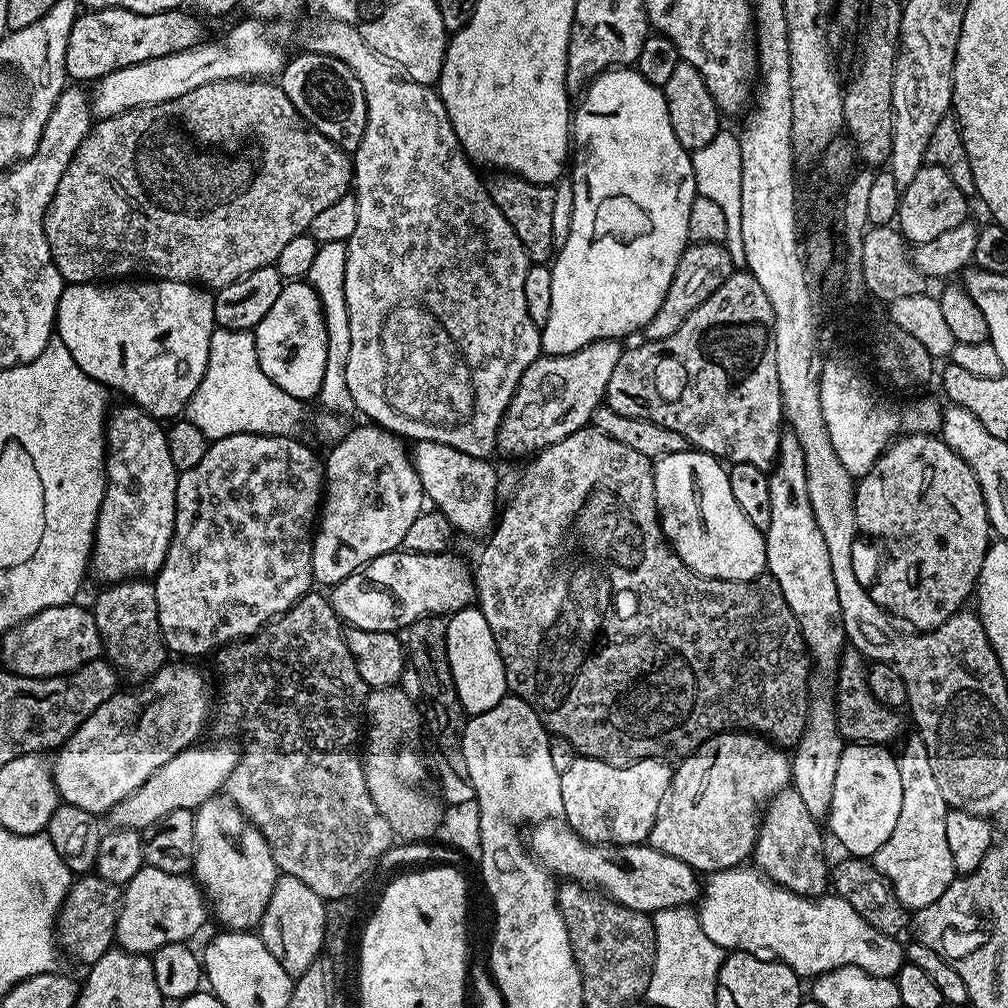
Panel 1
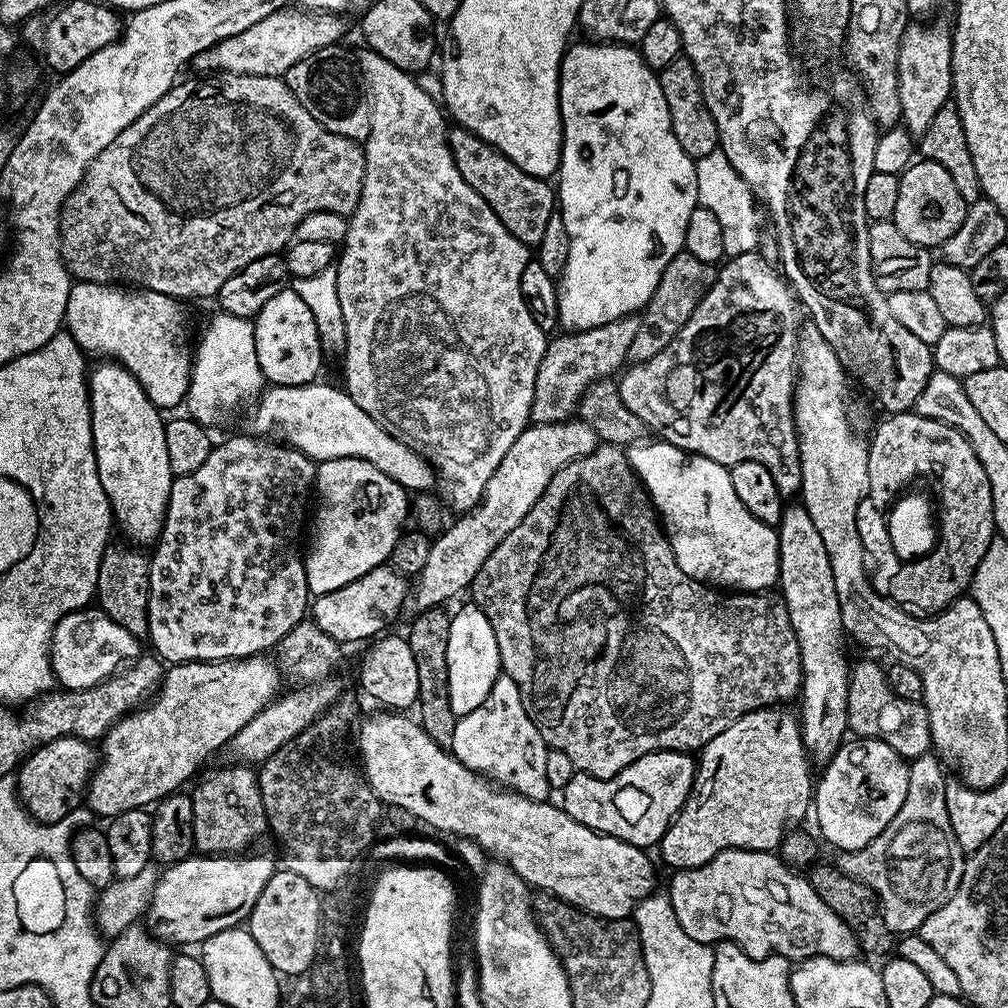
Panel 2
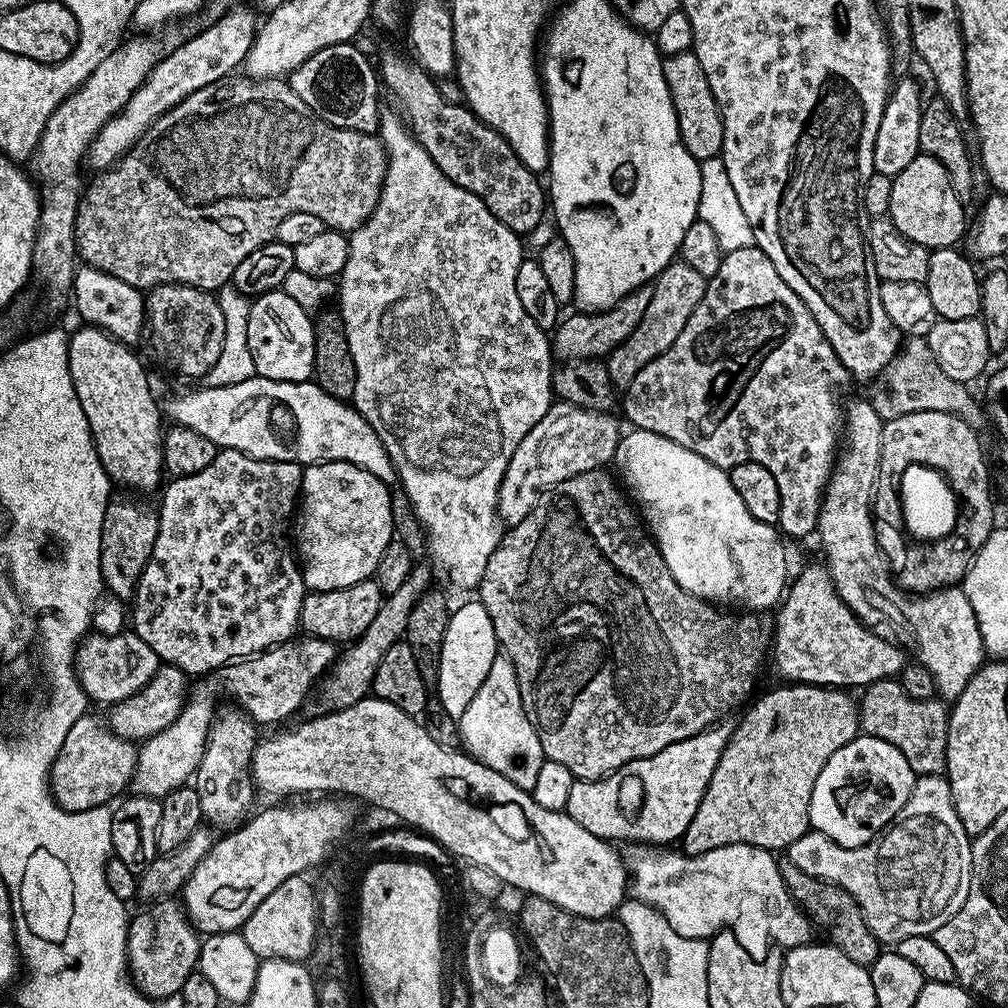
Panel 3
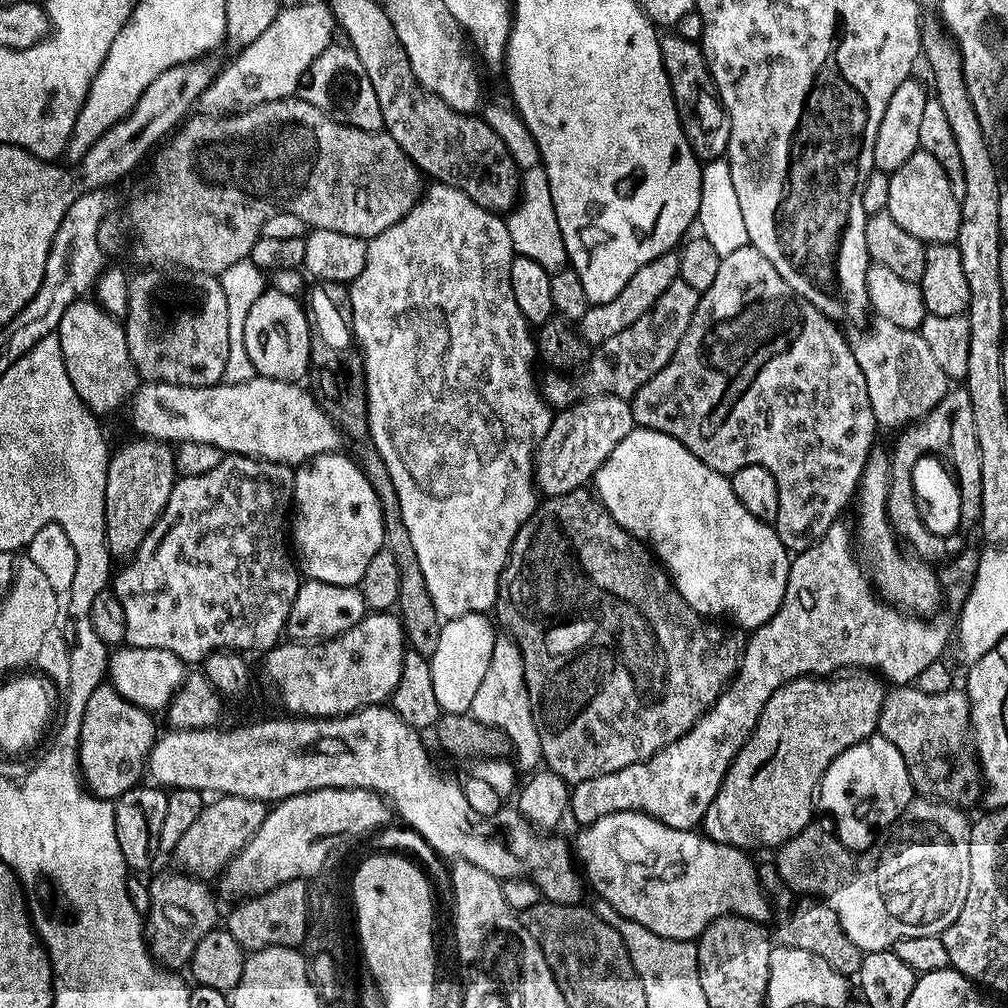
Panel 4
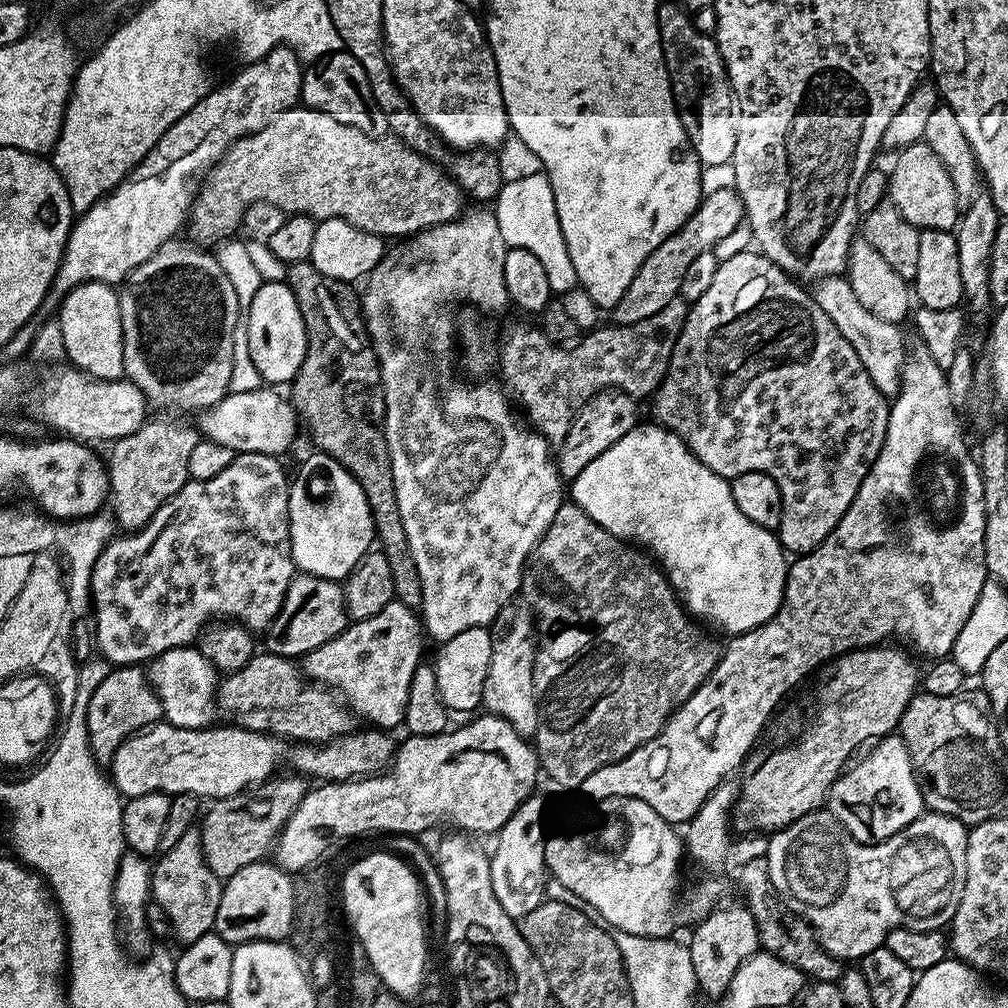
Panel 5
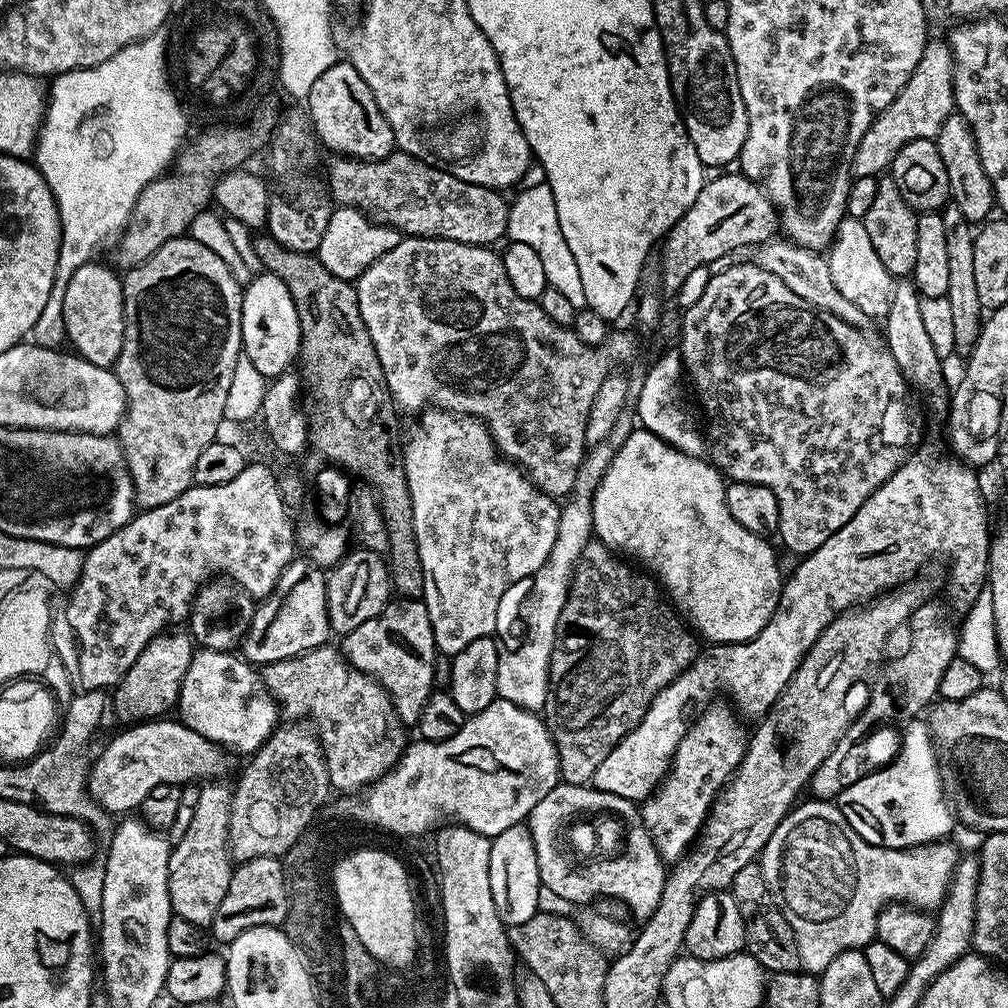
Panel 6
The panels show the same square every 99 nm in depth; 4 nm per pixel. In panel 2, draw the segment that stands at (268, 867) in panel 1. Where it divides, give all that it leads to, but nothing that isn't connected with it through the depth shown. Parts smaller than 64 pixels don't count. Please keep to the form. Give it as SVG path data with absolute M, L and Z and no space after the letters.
M240 762L228 767L232 768L210 773L196 789L191 789L197 853L213 856L247 853L251 849L248 847L268 828L257 773Z

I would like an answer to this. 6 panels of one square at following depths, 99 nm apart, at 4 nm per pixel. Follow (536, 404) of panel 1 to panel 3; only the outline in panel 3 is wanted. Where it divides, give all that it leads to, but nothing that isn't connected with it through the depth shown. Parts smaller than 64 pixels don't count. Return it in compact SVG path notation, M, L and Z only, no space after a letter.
M645 286L634 290L605 312L576 310L573 311L573 316L565 315L550 336L553 353L561 361L607 357L608 353L615 350L619 344L626 342L626 338L630 338L630 333L638 326L638 322L642 322L642 314L646 314L646 306L650 306L651 297L651 287Z

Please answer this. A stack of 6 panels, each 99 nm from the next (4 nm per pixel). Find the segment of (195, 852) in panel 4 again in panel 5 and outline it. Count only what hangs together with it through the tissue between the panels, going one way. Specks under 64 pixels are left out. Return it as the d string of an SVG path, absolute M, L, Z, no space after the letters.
M284 774L273 775L251 790L239 792L237 796L227 796L215 801L211 805L213 808L203 813L202 823L199 825L200 841L206 862L216 876L227 878L238 874L242 866L261 863L267 857L264 855L267 852L269 855L270 849L275 845L284 823L294 814L294 810L310 790L309 781L303 775L280 775Z

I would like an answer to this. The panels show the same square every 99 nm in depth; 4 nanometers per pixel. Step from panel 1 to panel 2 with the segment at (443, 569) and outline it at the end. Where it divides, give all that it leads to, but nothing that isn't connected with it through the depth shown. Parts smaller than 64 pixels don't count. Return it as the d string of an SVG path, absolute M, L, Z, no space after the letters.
M381 566L362 574L362 578L354 578L354 582L346 582L346 586L338 590L330 590L330 594L315 597L311 601L310 619L318 626L318 630L330 634L330 638L345 645L352 644L355 640L371 641L387 629L384 627L396 615L404 612L404 600L409 595L409 589L409 581L395 568Z

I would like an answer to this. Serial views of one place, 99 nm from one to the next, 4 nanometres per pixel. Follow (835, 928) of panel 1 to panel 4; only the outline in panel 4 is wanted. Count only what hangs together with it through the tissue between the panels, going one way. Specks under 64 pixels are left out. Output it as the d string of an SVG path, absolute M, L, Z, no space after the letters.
M618 812L615 816L603 816L594 822L583 825L579 831L580 833L576 836L576 844L574 840L574 856L586 877L587 883L589 880L592 883L593 890L597 892L595 895L599 899L610 902L610 906L614 906L614 910L618 910L626 918L646 926L646 930L654 930L654 934L658 934L662 938L695 941L706 930L706 926L718 919L719 916L741 916L757 922L767 921L767 916L769 919L769 897L761 889L757 865L755 863L752 865L752 860L748 857L751 855L745 849L735 848L729 844L719 844L696 830L671 828L662 822L658 822L654 817L646 815L645 812Z

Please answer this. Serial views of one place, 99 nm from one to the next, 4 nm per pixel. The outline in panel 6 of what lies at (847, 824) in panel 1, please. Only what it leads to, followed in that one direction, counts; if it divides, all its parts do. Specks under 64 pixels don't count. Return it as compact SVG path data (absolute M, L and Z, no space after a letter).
M912 718L904 726L904 750L899 757L899 763L891 768L885 764L877 767L877 772L864 776L861 780L845 783L844 789L838 797L838 807L842 814L850 822L853 830L864 840L871 840L874 846L883 848L915 848L918 844L931 845L933 842L943 841L952 832L952 820L954 824L954 812L948 807L945 796L946 789L941 783L940 765L935 747L932 742L932 734L923 719Z

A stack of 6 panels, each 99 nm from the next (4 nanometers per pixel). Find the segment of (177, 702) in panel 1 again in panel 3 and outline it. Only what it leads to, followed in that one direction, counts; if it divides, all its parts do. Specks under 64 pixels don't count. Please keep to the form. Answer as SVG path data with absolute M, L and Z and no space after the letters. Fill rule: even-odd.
M304 634L299 638L285 640L282 644L275 644L265 652L233 662L223 669L222 675L232 687L232 696L236 699L233 701L243 708L257 725L279 725L284 722L279 720L284 720L300 707L300 710L305 707L318 681L334 663L332 648L333 641ZM193 687L180 716L170 722L166 730L148 737L139 745L136 754L136 772L130 785L133 793L163 798L175 788L183 788L195 777L196 767L202 762L204 747L208 745L208 732L218 711L218 703L208 688Z

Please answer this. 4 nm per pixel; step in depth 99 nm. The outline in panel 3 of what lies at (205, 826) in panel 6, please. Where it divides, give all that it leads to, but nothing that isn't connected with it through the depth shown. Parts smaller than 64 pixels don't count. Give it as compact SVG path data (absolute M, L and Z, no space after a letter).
M175 899L151 901L128 922L128 971L136 989L150 1000L179 996L186 978L197 971L201 943L201 933L192 927L191 920Z

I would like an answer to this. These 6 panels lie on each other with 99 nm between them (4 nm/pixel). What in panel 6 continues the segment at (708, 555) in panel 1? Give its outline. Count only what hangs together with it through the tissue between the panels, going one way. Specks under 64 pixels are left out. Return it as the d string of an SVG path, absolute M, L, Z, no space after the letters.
M637 427L628 435L626 442L616 449L616 456L610 462L610 466L604 472L604 477L600 479L600 484L596 491L592 493L592 531L595 539L601 544L605 544L617 554L623 554L633 561L639 562L659 583L666 593L667 599L674 605L677 613L701 637L708 639L709 645L714 644L745 644L748 640L753 640L770 622L774 614L776 605L780 602L782 591L782 575L780 576L780 564L776 561L776 552L771 548L769 541L763 536L750 534L746 526L734 522L734 514L730 514L728 503L726 502L726 480L723 475L711 463L706 464L697 456L687 456L685 452L680 452L674 446L670 446L662 438L650 434L646 429Z

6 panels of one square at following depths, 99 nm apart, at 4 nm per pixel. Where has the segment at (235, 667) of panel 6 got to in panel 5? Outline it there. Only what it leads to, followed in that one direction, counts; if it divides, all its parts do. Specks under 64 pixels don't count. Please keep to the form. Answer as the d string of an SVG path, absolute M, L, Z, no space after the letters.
M189 646L166 650L146 668L148 681L158 694L164 711L163 719L175 728L207 728L218 716L216 685L218 673L199 647Z

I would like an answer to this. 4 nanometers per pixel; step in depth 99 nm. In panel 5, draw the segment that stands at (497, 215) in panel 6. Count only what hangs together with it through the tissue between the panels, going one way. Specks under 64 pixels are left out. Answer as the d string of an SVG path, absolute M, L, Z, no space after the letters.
M307 106L288 108L284 112L279 112L266 126L262 126L262 130L258 130L249 136L244 136L241 140L234 141L234 143L229 146L227 152L225 152L224 157L209 170L207 176L203 177L199 193L196 199L192 201L192 211L186 221L186 232L189 232L187 235L191 237L197 245L219 245L221 242L235 237L237 233L241 231L244 211L252 204L270 202L274 206L282 209L285 214L303 214L305 216L311 216L312 219L317 222L329 220L330 218L342 218L346 222L358 226L358 230L366 230L370 234L381 238L389 238L388 236L400 236L396 238L414 236L416 233L426 230L427 228L433 228L439 224L450 224L454 220L459 220L466 208L466 205L464 205L466 193L457 186L456 181L448 175L447 171L445 171L441 165L439 168L434 161L435 159L424 156L420 152L415 152L408 144L397 140L396 137L391 134L367 136L366 134L362 134L362 130L354 130L354 126L346 126L342 122L330 118L330 114L319 112L317 108Z

